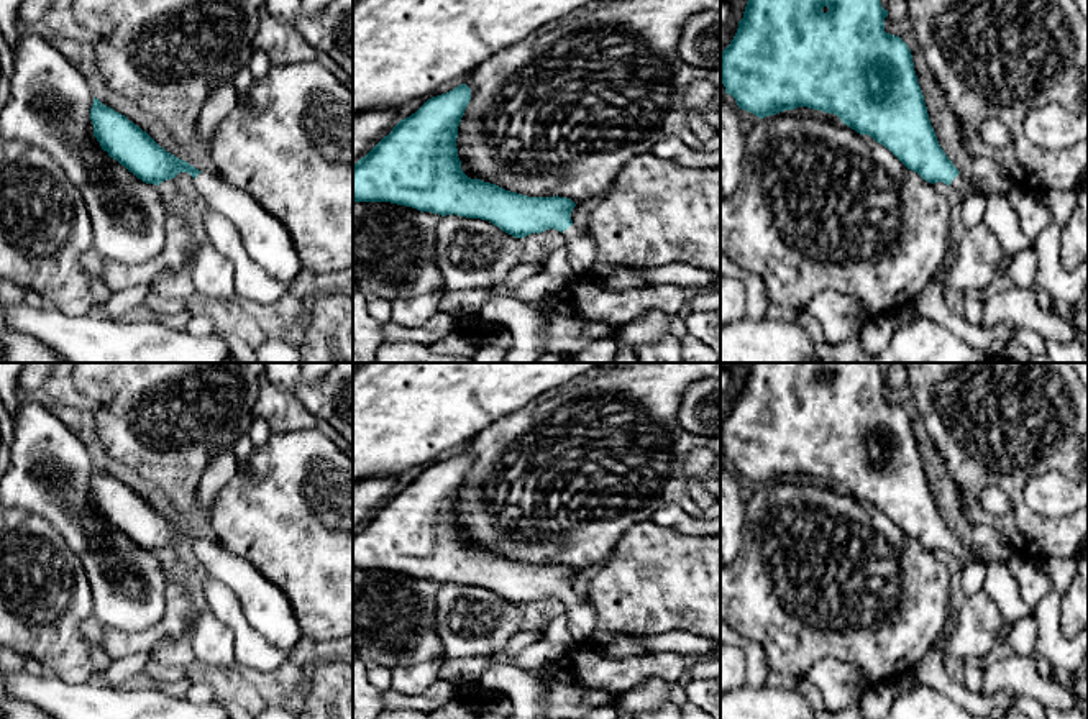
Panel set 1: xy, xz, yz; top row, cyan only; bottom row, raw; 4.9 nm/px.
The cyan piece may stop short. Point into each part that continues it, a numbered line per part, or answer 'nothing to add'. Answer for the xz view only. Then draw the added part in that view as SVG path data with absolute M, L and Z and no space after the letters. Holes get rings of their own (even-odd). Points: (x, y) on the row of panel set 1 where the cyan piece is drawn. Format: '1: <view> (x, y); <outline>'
1: xz (580, 243); M571 225L563 231L565 248L569 253L569 264L576 276L591 272L596 264L596 240L587 228Z

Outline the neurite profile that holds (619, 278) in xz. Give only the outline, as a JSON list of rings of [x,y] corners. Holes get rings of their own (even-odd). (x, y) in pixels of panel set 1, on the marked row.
[[[596,263],[591,274],[607,289],[625,291],[647,286],[638,271],[627,266]]]

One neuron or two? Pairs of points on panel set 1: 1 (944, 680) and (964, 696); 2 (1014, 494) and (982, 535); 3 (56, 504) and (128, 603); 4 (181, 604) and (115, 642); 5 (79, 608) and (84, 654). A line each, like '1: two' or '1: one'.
1: one
2: two
3: one
4: one
5: one

